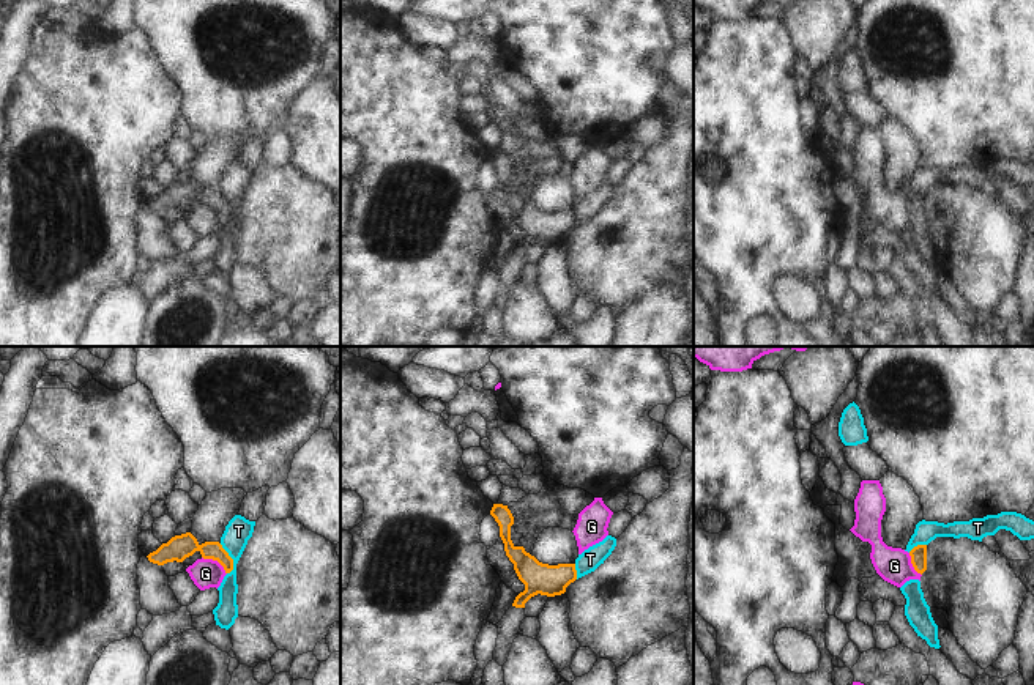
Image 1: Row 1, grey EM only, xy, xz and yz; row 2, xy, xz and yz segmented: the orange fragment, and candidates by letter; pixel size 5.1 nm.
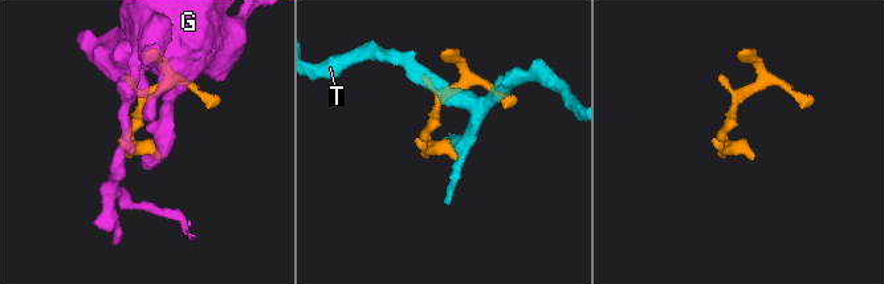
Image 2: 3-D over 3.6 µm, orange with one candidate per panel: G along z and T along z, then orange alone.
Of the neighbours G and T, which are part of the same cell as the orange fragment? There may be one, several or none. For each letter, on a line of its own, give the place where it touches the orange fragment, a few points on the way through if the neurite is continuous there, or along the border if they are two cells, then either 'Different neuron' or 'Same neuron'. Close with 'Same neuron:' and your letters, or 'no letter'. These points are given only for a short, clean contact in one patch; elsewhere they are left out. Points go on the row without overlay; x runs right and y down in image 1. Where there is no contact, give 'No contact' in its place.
G: Touches orange at xy (216, 207). Boundary: xy (202, 203), (215, 207), (226, 221). Different neuron
T: Touches orange at xy (232, 207). Boundary: xy (219, 191), (232, 207), (232, 218), (229, 221). Different neuron
Same neuron: no letter.

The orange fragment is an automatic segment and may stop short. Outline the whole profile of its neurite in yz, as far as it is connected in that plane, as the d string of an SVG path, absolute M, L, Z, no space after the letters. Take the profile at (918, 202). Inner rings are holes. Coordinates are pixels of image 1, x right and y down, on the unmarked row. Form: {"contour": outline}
{"contour": "M917 192L909 198L911 211L917 220L927 217L927 192Z"}

